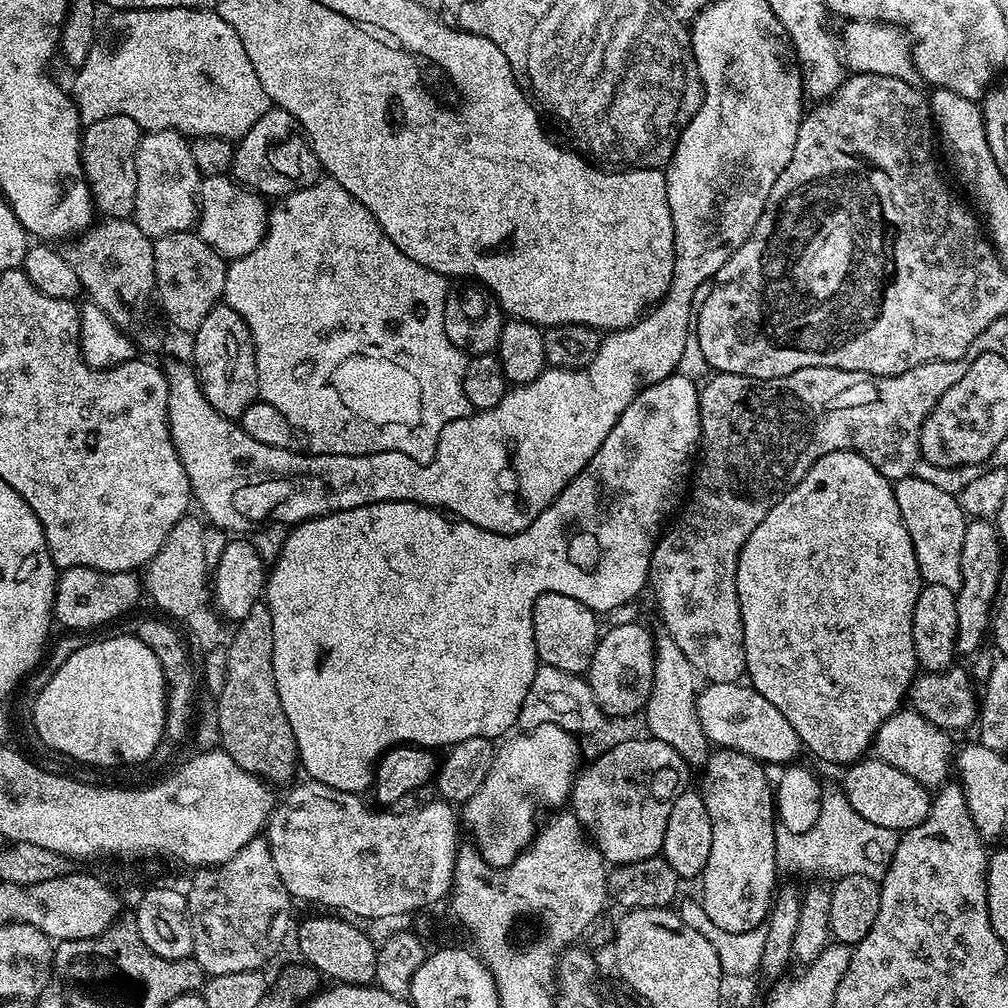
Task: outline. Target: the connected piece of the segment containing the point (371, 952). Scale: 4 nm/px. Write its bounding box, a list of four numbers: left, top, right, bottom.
[294,914,378,984]

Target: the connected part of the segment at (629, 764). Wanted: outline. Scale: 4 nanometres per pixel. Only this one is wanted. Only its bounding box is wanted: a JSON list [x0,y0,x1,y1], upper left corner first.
[572,738,681,865]

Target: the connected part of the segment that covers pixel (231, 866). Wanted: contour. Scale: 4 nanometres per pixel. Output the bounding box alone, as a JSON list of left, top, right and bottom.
[186,836,294,976]

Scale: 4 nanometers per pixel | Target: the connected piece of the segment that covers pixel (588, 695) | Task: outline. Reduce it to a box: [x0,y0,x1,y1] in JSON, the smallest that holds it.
[518,664,606,734]

